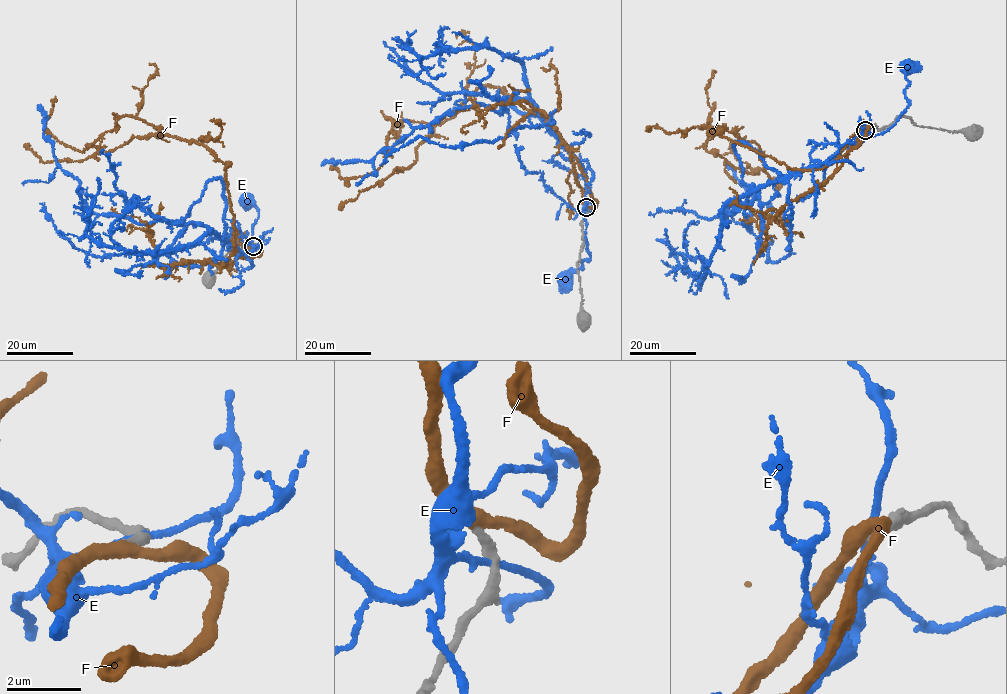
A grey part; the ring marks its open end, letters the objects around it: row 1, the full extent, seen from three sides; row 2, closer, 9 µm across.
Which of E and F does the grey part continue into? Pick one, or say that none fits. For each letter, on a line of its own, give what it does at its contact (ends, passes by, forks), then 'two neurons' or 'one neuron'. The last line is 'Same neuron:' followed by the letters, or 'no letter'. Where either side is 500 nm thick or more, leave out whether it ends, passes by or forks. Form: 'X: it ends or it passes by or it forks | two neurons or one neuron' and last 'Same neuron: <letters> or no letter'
E: it passes by | two neurons
F: it passes by | one neuron
Same neuron: F

